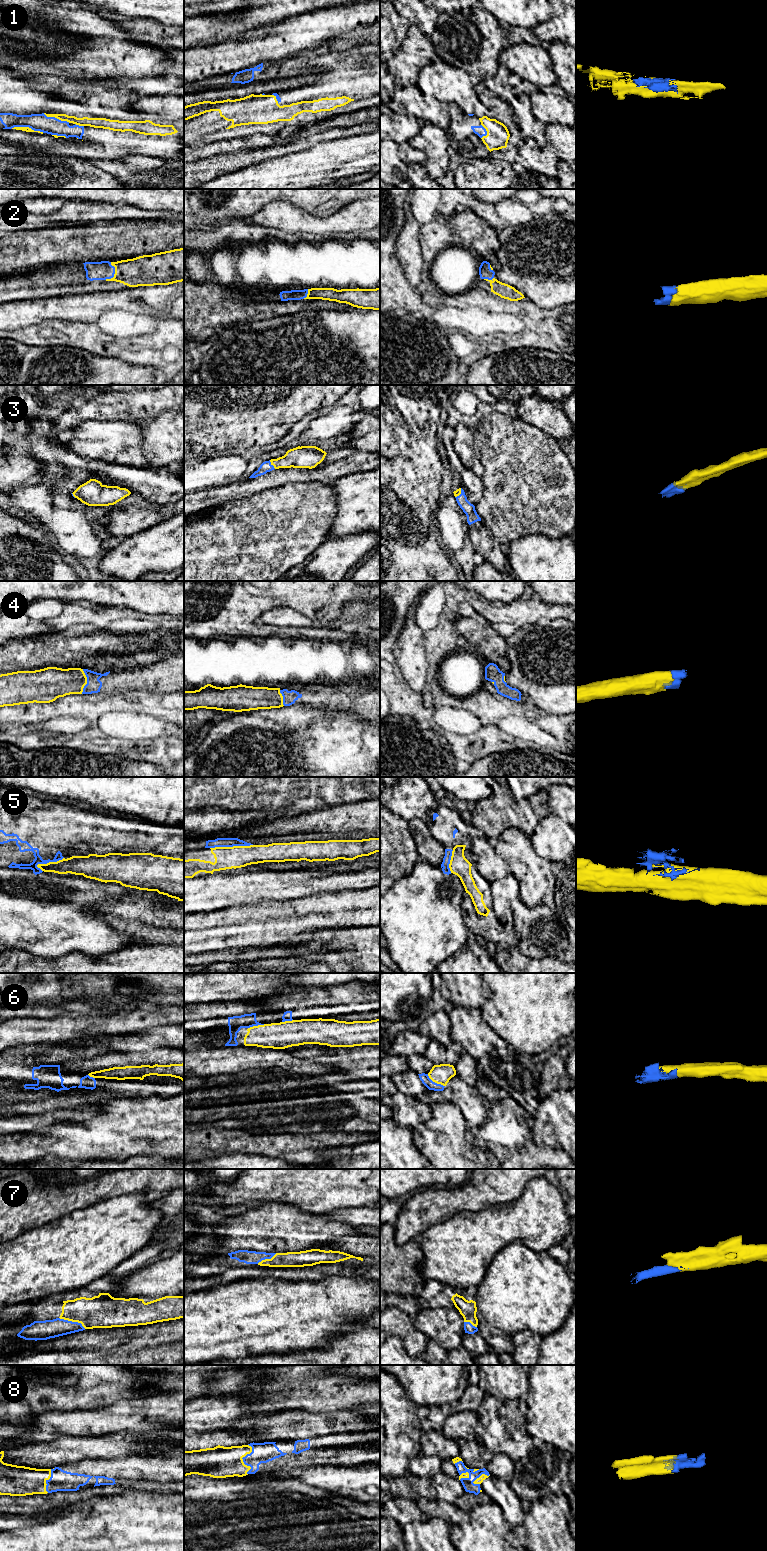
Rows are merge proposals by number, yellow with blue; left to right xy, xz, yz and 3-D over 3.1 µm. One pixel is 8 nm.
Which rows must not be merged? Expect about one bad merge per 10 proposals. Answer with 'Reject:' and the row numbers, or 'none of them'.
Reject: 5

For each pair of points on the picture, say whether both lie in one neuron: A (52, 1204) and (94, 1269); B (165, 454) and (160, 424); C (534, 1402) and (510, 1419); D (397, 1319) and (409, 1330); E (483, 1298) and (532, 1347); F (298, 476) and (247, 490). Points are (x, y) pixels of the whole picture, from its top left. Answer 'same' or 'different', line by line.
A: different
B: same
C: different
D: same
E: different
F: same

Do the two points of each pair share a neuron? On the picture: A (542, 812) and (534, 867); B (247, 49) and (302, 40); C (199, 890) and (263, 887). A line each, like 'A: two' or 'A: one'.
A: two
B: one
C: one

